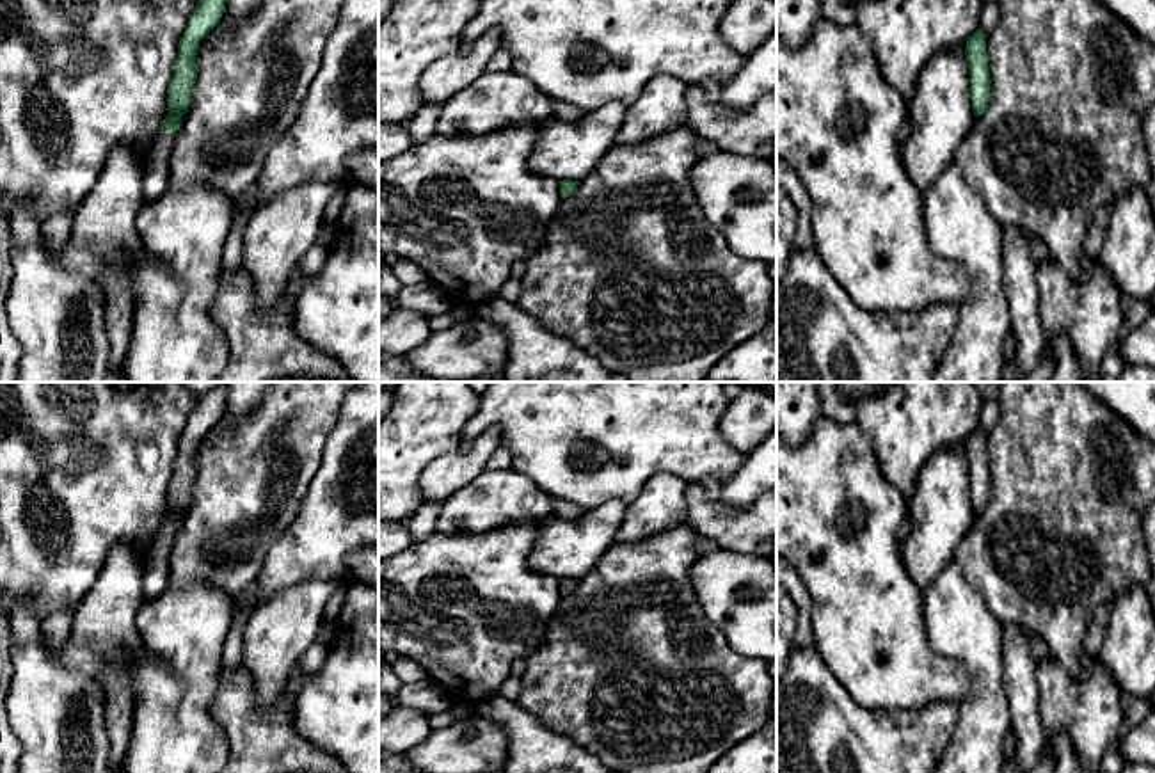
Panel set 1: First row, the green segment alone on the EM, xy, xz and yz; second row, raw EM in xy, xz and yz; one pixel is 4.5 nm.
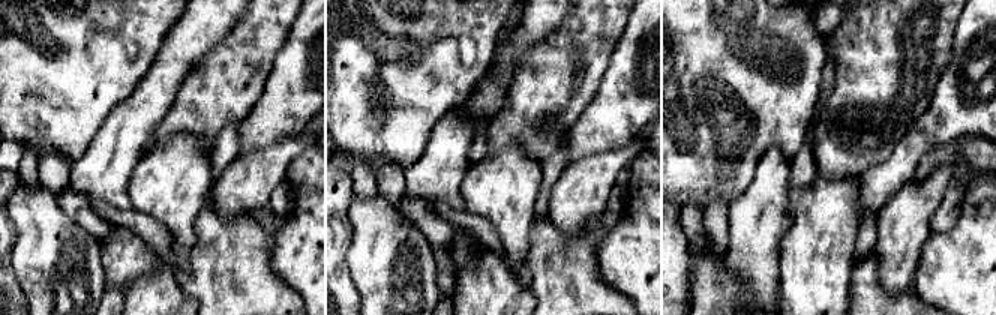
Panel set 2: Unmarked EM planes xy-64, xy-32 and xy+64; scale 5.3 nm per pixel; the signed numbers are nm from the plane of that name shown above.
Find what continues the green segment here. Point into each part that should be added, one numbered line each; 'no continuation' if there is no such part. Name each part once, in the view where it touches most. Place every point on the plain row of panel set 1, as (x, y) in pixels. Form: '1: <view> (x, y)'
1: xy (157, 581)

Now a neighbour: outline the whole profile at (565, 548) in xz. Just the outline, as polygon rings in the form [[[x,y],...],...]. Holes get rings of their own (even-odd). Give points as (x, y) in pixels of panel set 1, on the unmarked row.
[[[609,499],[578,519],[549,515],[538,524],[530,569],[556,579],[585,578],[615,544],[627,503]]]

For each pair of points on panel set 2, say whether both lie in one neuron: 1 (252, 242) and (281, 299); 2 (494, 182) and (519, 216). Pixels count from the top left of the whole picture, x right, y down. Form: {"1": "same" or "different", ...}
{"1": "same", "2": "same"}

